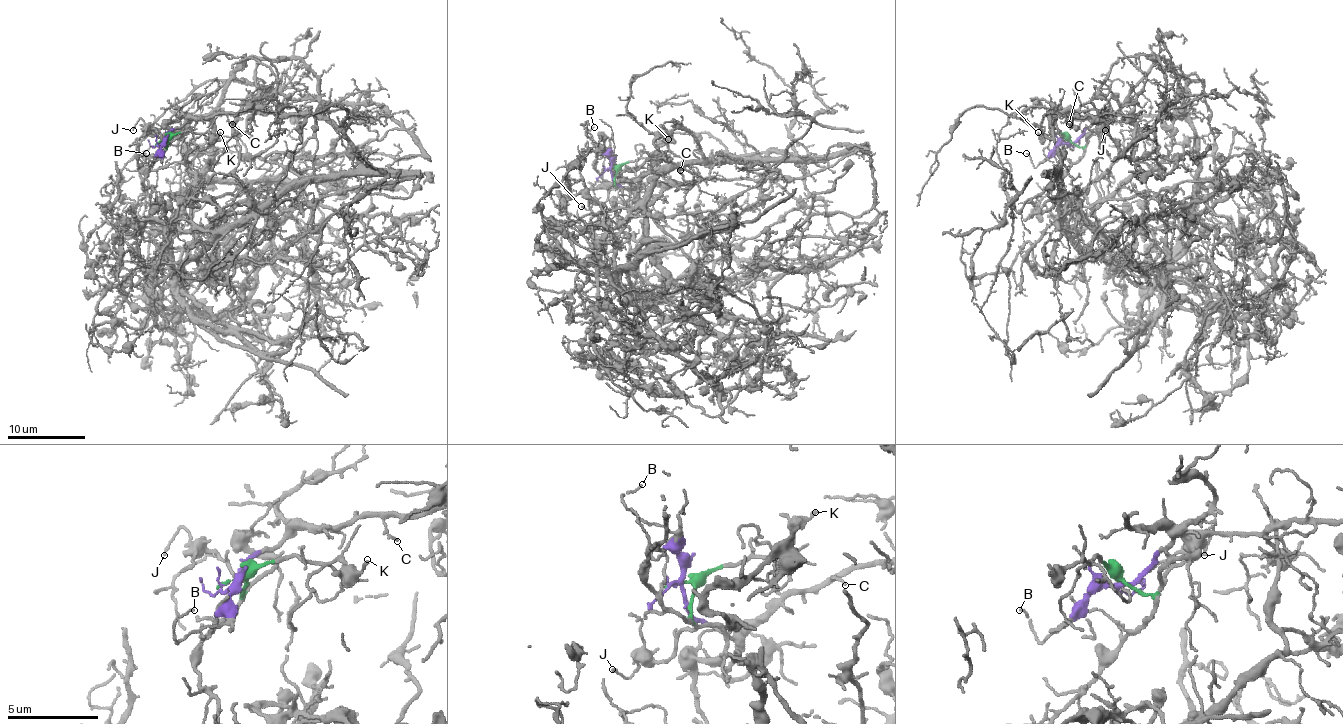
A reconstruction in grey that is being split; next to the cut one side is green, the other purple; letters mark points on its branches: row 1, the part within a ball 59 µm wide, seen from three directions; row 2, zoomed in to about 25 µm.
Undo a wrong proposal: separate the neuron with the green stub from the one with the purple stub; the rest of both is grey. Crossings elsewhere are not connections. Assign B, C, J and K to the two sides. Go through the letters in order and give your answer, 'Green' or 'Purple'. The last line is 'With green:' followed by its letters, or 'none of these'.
B: Purple
C: Purple
J: Green
K: Green
With green: J, K

